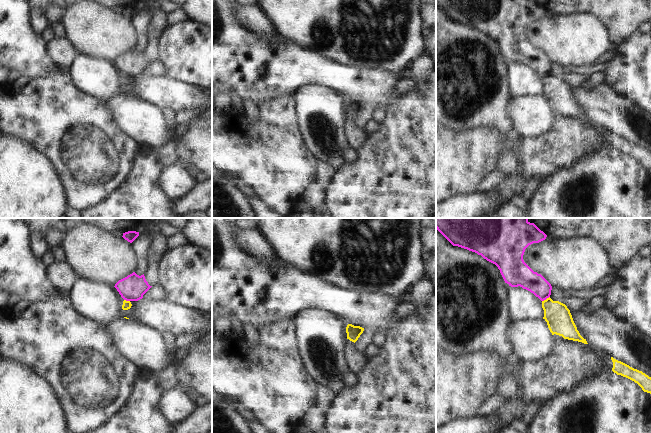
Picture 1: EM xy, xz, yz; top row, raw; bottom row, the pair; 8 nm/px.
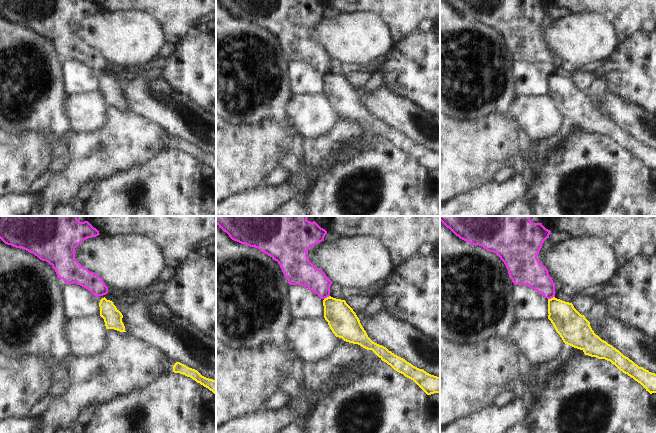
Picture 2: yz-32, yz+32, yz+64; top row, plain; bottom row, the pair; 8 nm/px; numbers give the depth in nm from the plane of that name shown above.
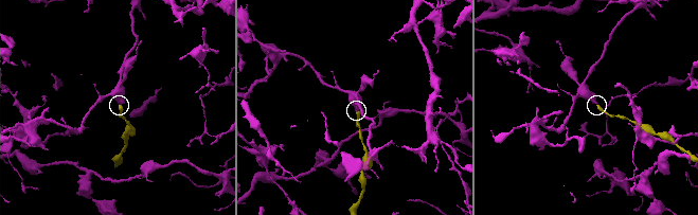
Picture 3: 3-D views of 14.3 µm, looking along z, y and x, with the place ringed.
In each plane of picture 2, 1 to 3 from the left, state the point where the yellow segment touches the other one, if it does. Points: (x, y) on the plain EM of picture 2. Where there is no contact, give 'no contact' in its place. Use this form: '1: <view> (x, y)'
1: no contact
2: yz+32 (326, 73)
3: yz+64 (551, 73)

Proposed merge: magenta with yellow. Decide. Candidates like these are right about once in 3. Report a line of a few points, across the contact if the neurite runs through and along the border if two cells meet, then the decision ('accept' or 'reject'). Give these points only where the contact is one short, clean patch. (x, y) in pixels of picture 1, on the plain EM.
yz (549, 72), (542, 77) | reject

